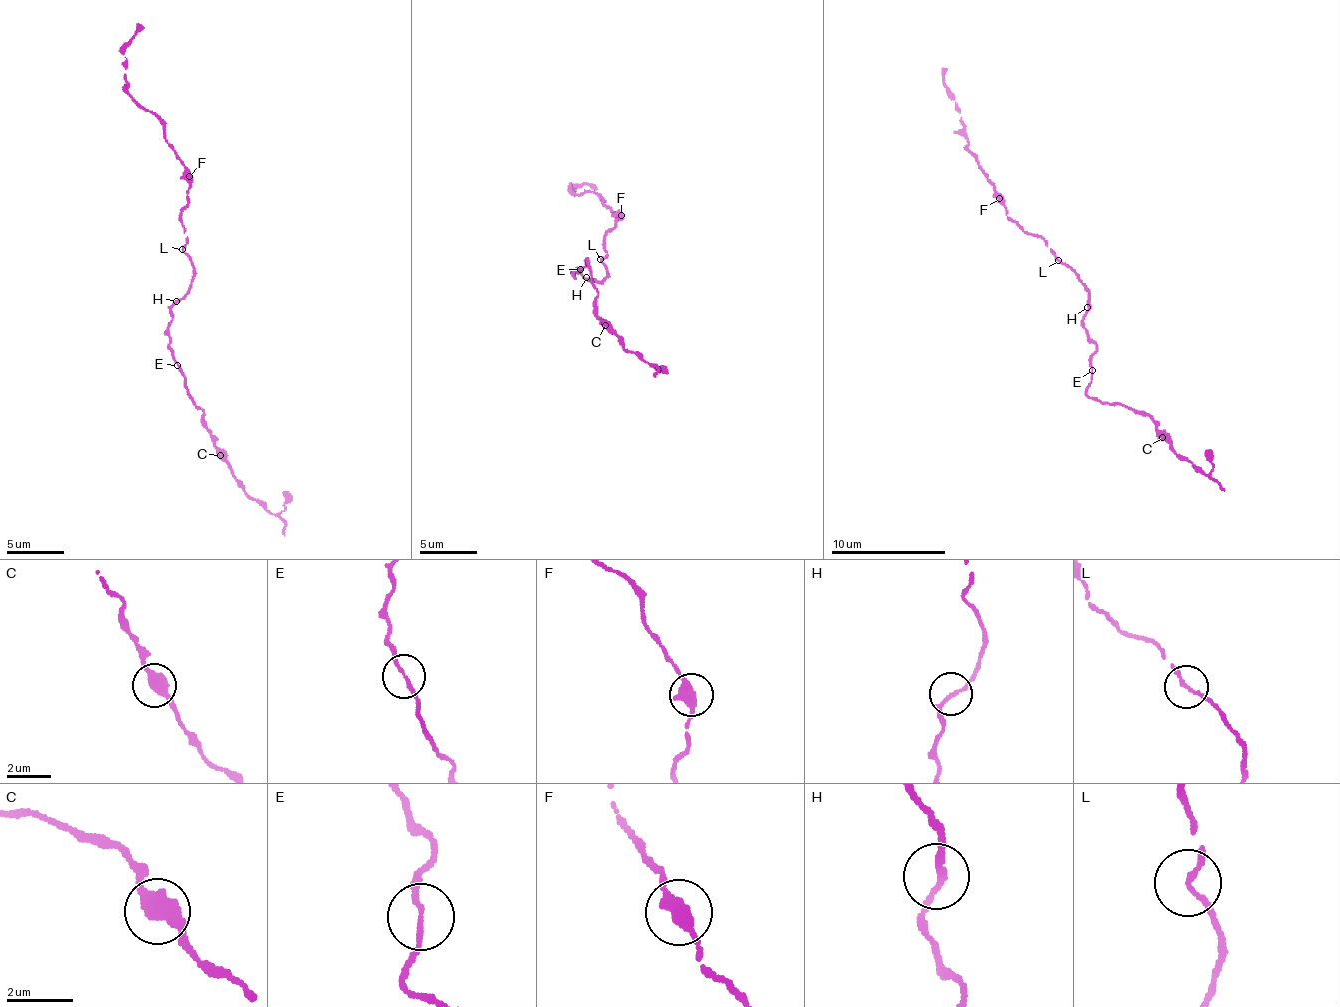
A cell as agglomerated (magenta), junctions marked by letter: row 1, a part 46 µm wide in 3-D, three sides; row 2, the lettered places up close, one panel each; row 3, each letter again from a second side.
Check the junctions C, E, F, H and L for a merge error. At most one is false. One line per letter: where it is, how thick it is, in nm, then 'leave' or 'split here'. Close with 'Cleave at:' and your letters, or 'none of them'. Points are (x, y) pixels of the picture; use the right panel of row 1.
C: (1162, 437) | 460 nm | leave
E: (1092, 370) | 140 nm | leave
F: (999, 198) | 440 nm | leave
H: (1087, 307) | 170 nm | leave
L: (1058, 260) | 200 nm | leave
Cleave at: none of them

